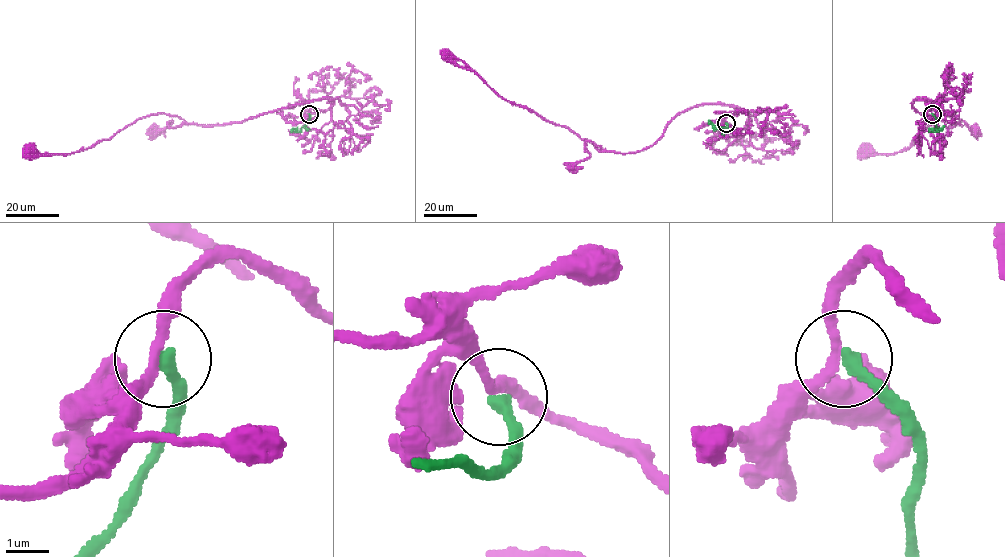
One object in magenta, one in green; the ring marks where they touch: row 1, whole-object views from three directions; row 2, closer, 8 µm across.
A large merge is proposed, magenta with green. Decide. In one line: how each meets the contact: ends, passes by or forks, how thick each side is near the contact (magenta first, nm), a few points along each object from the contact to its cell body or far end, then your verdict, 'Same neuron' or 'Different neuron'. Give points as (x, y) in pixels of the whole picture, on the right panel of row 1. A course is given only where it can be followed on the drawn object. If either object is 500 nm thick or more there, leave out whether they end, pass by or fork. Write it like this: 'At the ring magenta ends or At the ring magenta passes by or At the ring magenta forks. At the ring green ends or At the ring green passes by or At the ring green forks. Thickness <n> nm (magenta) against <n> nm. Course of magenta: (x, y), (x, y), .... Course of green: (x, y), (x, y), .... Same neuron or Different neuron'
At the ring magenta passes by. At the ring green ends. Thickness 220 nm (magenta) against 320 nm. Course of magenta: (931, 114), (933, 107), (943, 110), (913, 103), (918, 112), (961, 125), (937, 114), (906, 150), (865, 154). Course of green: (931, 114), (935, 118), (937, 131), (933, 128), (933, 132). Different neuron

